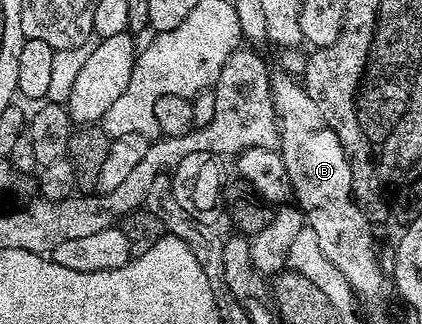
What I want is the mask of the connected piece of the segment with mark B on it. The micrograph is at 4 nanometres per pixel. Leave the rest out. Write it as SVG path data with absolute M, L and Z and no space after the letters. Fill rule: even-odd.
M274 72L273 106L277 112L279 152L287 167L289 181L293 185L295 199L303 199L315 205L339 205L337 199L347 199L347 183L351 179L351 163L339 143L339 135L323 119L315 99L305 90L304 84L285 73ZM335 199L335 201L333 201Z

